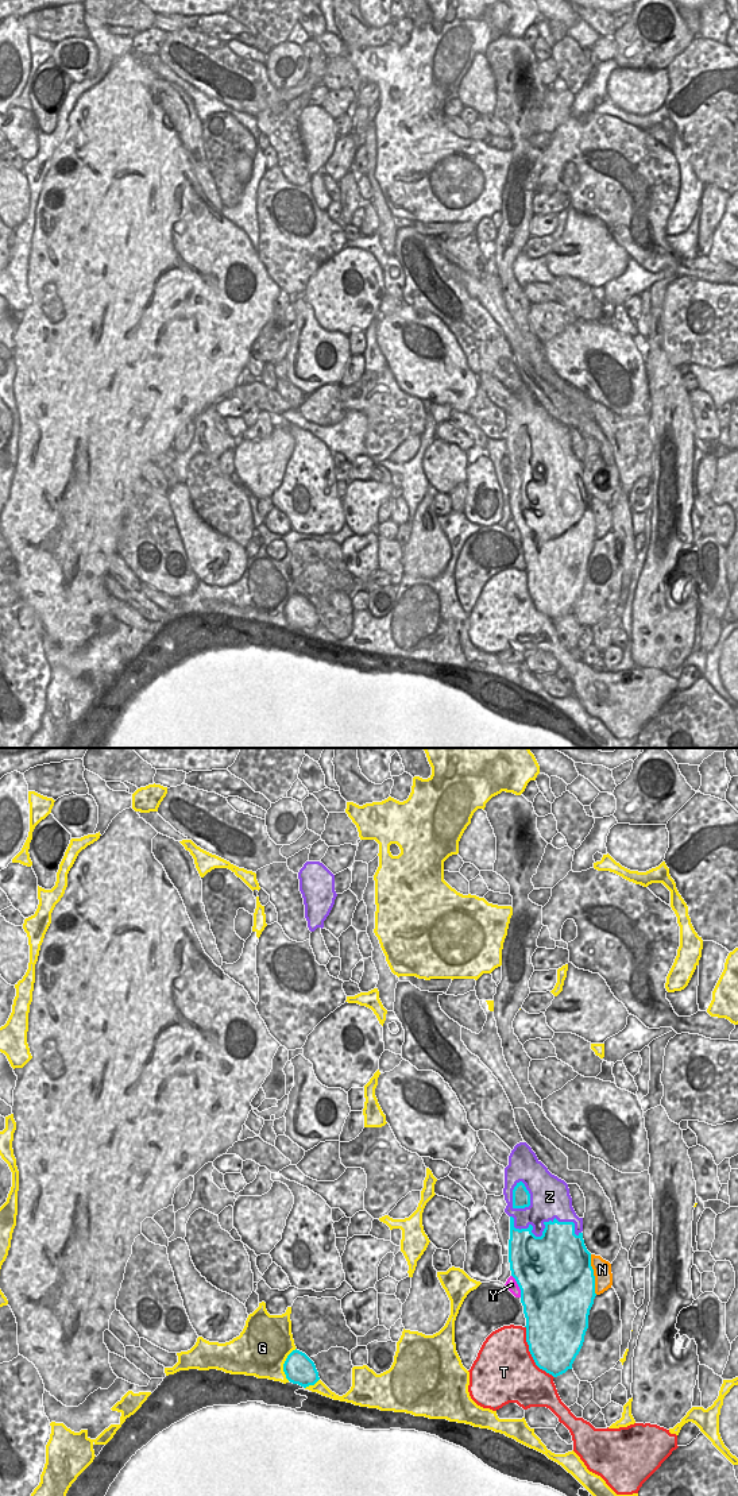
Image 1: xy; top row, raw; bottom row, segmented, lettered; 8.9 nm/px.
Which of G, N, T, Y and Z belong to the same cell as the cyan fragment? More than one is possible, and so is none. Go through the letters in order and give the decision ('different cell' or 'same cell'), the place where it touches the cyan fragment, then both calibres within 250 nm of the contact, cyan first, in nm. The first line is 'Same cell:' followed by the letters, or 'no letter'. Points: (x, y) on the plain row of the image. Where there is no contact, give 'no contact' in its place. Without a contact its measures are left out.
Same cell: Z
G: different cell | xy (284, 608) | 260/480 nm
N: different cell | xy (592, 519) | 500/170 nm
T: different cell | xy (530, 597) | 480/500 nm
Y: different cell | xy (518, 529) | 500/100 nm
Z: same cell | xy (545, 471) | 440/340 nm

